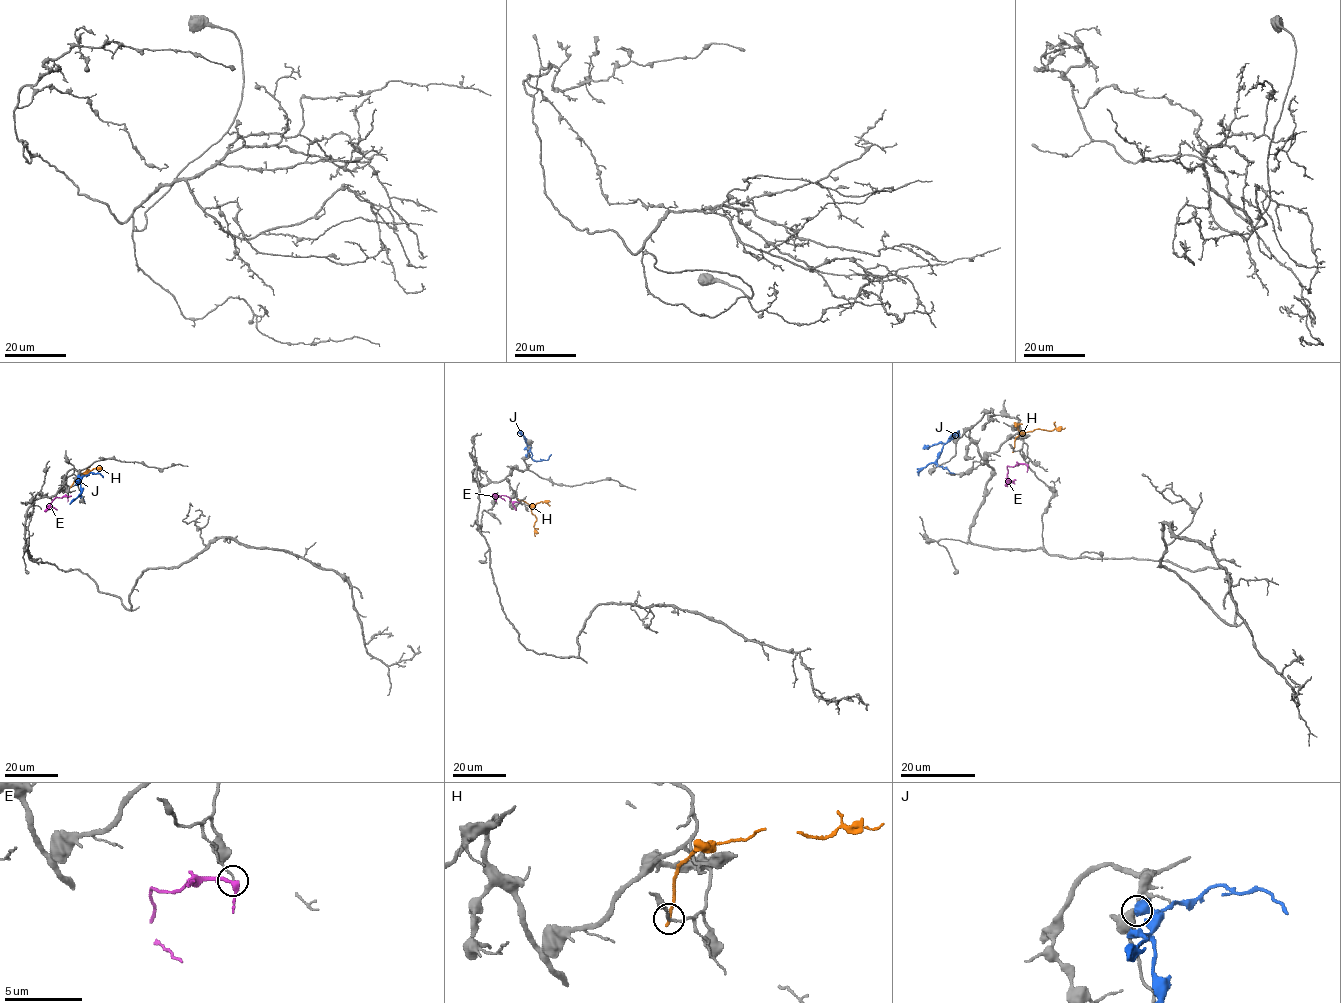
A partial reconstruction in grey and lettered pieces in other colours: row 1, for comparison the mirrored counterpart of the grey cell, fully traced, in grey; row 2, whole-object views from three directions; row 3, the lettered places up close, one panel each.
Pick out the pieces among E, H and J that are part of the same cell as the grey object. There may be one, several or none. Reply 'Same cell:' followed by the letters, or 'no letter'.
Same cell: no letter

